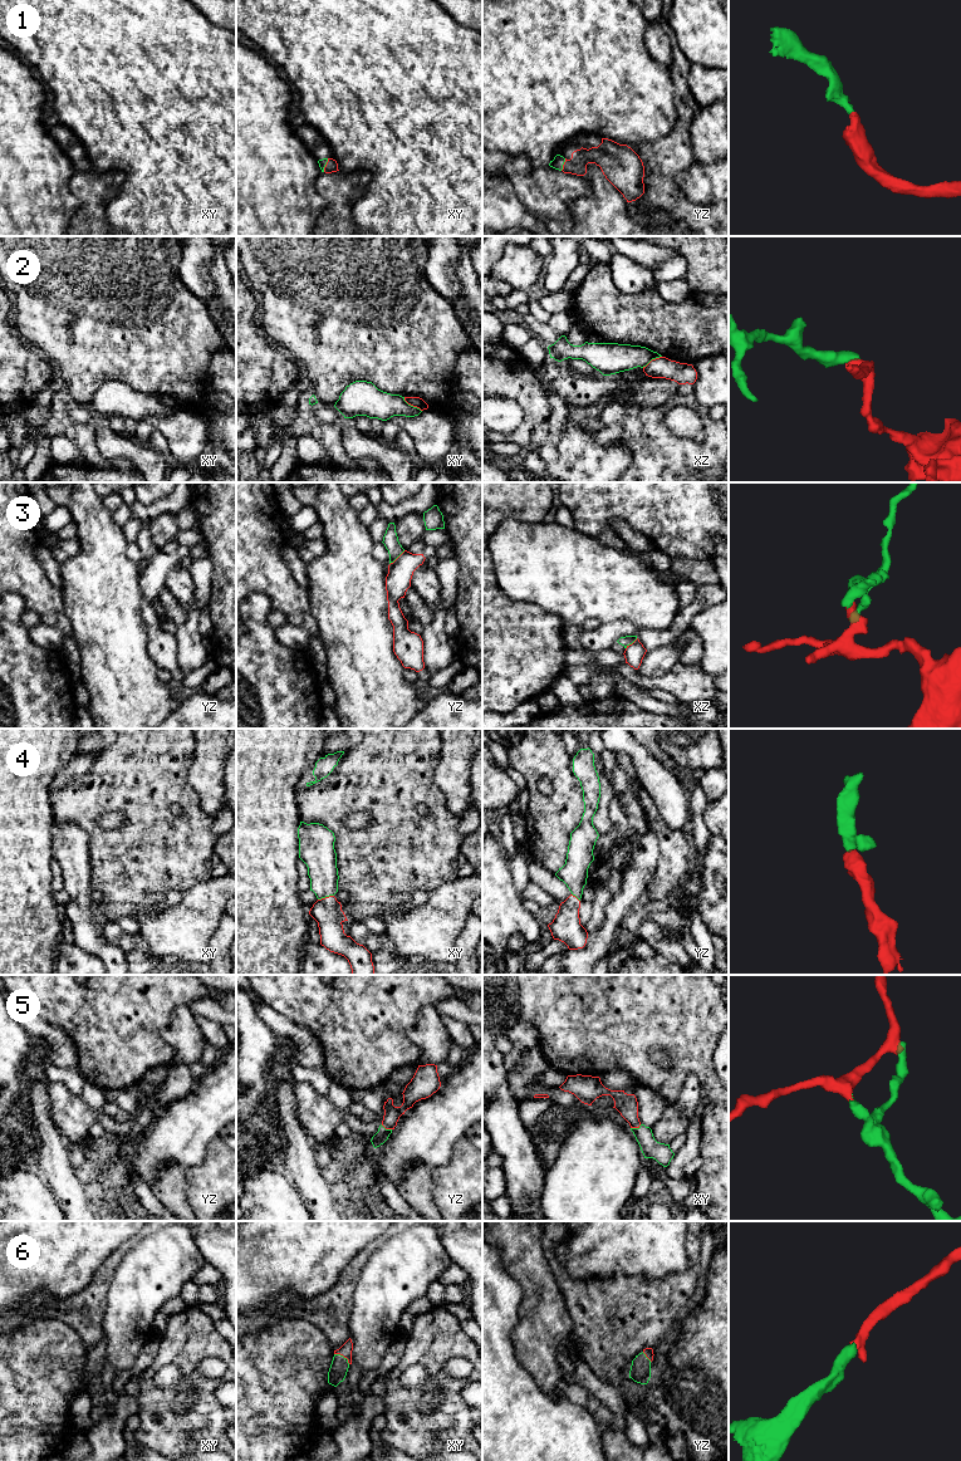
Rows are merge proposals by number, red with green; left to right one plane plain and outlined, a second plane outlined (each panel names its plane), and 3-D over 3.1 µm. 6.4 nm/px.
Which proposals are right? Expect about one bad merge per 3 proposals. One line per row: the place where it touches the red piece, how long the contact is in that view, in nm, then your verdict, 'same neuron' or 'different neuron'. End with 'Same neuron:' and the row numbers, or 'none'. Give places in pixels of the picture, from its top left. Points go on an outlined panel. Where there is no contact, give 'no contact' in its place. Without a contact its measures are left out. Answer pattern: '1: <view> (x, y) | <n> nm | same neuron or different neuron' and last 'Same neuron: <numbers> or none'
1: yz (563, 165) | 90 nm | same neuron
2: xy (412, 405) | 150 nm | different neuron
3: yz (398, 557) | 140 nm | different neuron
4: xy (325, 897) | 110 nm | same neuron
5: xy (636, 1127) | 80 nm | same neuron
6: xy (343, 1356) | 120 nm | same neuron
Same neuron: 1, 4, 5, 6

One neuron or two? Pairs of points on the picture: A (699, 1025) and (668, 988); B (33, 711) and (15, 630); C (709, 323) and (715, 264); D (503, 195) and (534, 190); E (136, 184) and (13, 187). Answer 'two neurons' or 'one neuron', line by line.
A: one neuron
B: one neuron
C: two neurons
D: two neurons
E: two neurons

